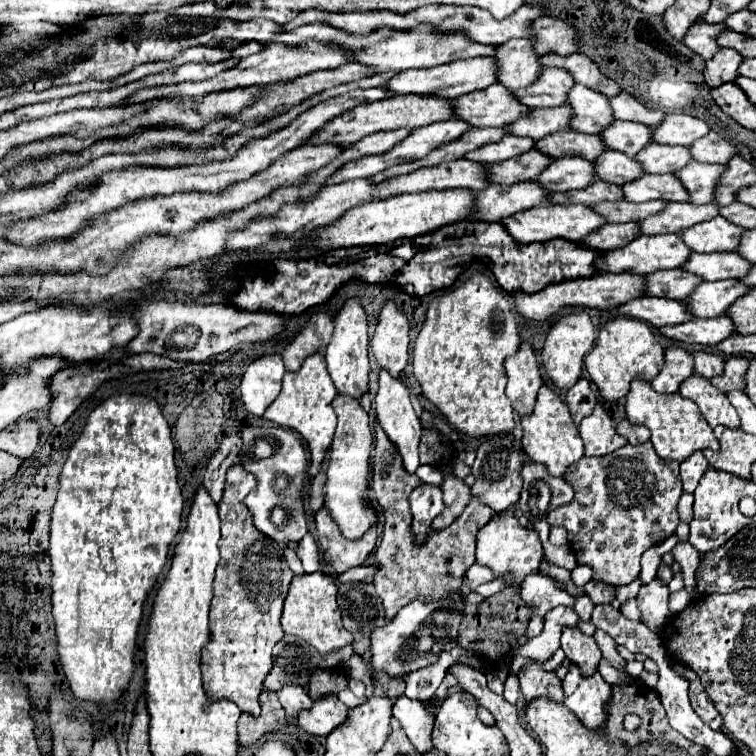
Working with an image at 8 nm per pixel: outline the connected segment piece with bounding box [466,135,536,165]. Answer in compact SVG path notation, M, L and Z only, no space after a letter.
M506 135L506 139L498 143L490 143L490 147L480 147L478 151L466 155L472 161L478 163L500 163L504 159L512 159L514 155L522 155L530 149L536 147L536 141L530 137L516 137L516 135Z

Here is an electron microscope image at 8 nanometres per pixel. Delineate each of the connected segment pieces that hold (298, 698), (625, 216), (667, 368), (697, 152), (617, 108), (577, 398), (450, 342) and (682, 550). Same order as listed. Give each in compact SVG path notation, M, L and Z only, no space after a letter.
M284 685L278 691L278 699L280 699L282 707L286 709L288 717L294 717L300 709L310 707L310 703L312 703L306 687L302 687L302 685Z
M656 199L646 203L630 203L630 201L606 201L592 205L594 211L598 211L602 217L606 217L608 223L628 223L628 221L642 221L650 215L660 213L666 207L668 201Z
M672 345L666 349L666 361L662 371L654 377L652 387L660 393L676 393L680 383L694 373L692 355L678 345Z
M710 131L710 135L694 141L690 145L690 151L694 155L694 161L702 161L702 163L716 163L725 165L738 155L738 149L726 141L722 135Z
M622 93L612 97L612 107L614 107L614 115L620 121L636 121L636 123L644 123L650 127L658 127L662 123L662 119L666 117L664 111L660 109L650 109L644 101L640 101L638 97L634 99L634 95L630 93Z
M580 377L568 391L566 391L566 403L570 407L570 415L576 423L580 423L596 405L596 395L590 387L590 381L586 377Z
M474 273L464 285L452 287L446 295L430 301L424 325L414 343L414 377L418 379L424 395L442 411L450 425L472 437L508 433L514 429L514 409L506 397L506 371L504 359L520 345L514 297L498 289L486 275Z
M680 541L672 549L672 555L674 555L674 559L680 563L680 567L684 571L686 587L692 587L694 585L694 571L696 571L696 565L700 563L700 553L694 551L694 547L688 541Z

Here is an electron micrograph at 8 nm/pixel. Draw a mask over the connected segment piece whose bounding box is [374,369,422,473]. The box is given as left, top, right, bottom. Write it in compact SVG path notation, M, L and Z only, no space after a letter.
M382 369L380 371L380 387L378 387L378 393L374 397L374 405L376 405L376 417L378 417L384 433L398 447L398 451L400 451L400 455L404 459L406 471L414 473L418 469L418 465L420 465L420 461L418 461L418 441L420 441L422 425L420 425L420 419L416 417L416 413L412 409L408 387L400 379L392 377L390 373L386 373Z

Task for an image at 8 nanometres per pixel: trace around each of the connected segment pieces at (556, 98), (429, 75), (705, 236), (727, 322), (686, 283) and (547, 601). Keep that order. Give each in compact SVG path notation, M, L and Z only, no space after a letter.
M548 67L542 73L542 79L534 83L534 87L526 87L526 91L514 91L520 103L528 107L558 107L566 105L568 93L574 87L574 77L570 71L560 67Z
M480 57L480 59L462 59L430 69L418 71L402 71L386 87L394 93L418 93L418 95L444 95L446 99L456 99L460 95L472 93L476 89L484 89L498 83L498 61L494 57Z
M722 215L716 219L698 223L686 231L682 231L682 239L686 245L698 253L712 253L712 251L734 251L740 245L742 235L746 233L744 227L734 223L726 223Z
M728 315L712 317L712 319L692 319L674 327L662 327L660 333L674 341L682 343L700 343L700 345L718 345L728 339L736 331L732 319Z
M684 269L656 271L648 275L646 295L650 297L668 297L668 299L686 299L702 283L702 277Z
M544 573L528 575L520 585L520 595L526 601L526 605L530 605L534 609L534 613L538 613L542 617L556 605L572 607L572 603L574 603L572 595L568 591L562 591L562 587L558 587L556 579L550 575L544 575Z

